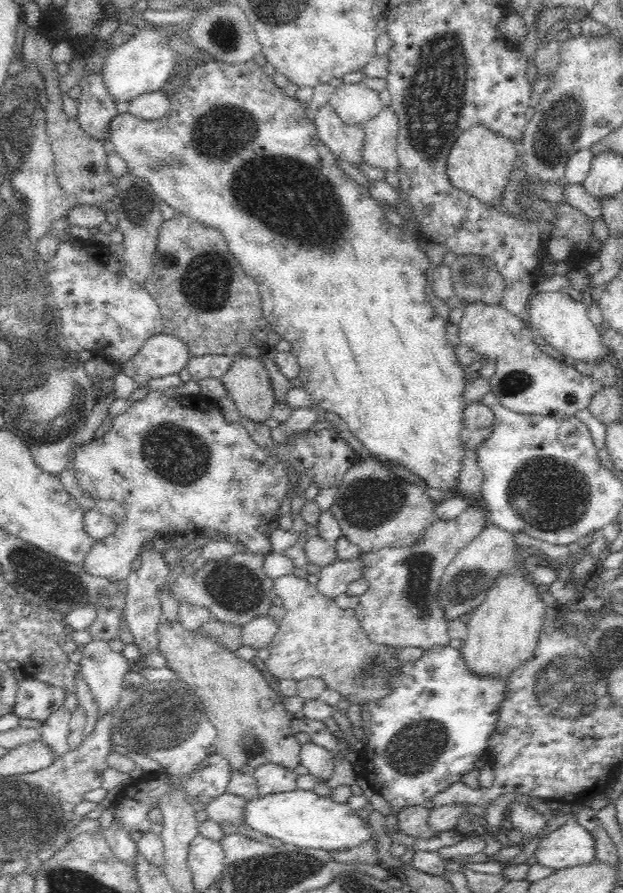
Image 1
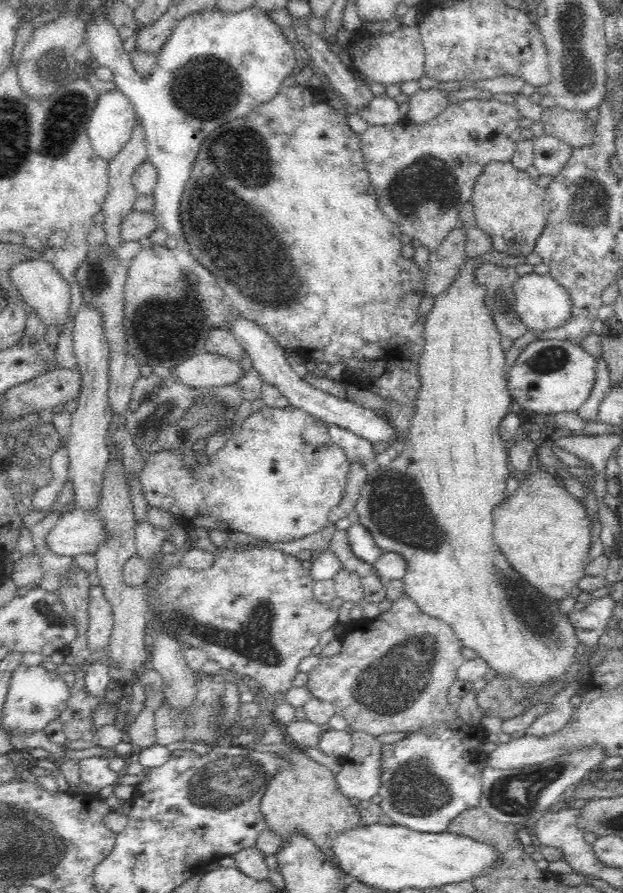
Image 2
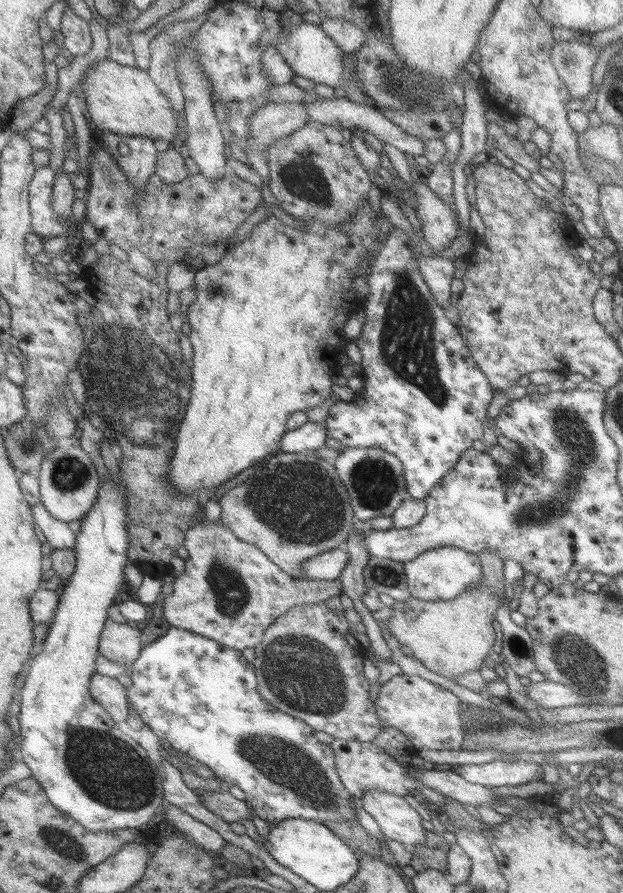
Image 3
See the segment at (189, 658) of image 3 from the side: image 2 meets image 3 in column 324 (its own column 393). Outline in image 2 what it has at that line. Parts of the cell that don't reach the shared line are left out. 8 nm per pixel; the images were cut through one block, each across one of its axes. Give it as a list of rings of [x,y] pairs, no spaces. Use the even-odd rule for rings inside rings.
[[[460,717],[452,725],[435,725],[408,734],[402,741],[383,746],[383,770],[378,790],[382,800],[379,805],[395,825],[420,833],[449,832],[450,824],[458,815],[479,806],[483,777],[479,766],[482,755],[478,750],[487,741],[488,735],[480,724],[466,723]]]

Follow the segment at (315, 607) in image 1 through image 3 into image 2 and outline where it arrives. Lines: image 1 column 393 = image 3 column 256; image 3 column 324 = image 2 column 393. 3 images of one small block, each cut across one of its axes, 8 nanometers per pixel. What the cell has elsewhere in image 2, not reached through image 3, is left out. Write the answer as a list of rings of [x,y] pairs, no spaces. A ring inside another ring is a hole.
[[[401,596],[398,600],[395,600],[390,609],[384,613],[381,613],[376,620],[360,620],[352,623],[348,630],[345,630],[341,639],[341,653],[337,655],[323,655],[320,654],[320,660],[317,666],[308,672],[309,682],[306,686],[314,698],[319,700],[330,702],[335,709],[335,713],[344,718],[348,728],[354,729],[357,732],[364,732],[371,736],[378,737],[383,734],[390,734],[392,732],[417,732],[419,729],[428,729],[435,725],[452,725],[458,717],[458,710],[455,707],[451,707],[447,700],[447,694],[451,685],[457,679],[457,670],[464,662],[461,655],[463,646],[460,644],[460,640],[454,631],[441,620],[432,618],[427,614],[424,614],[417,604],[408,596]]]

